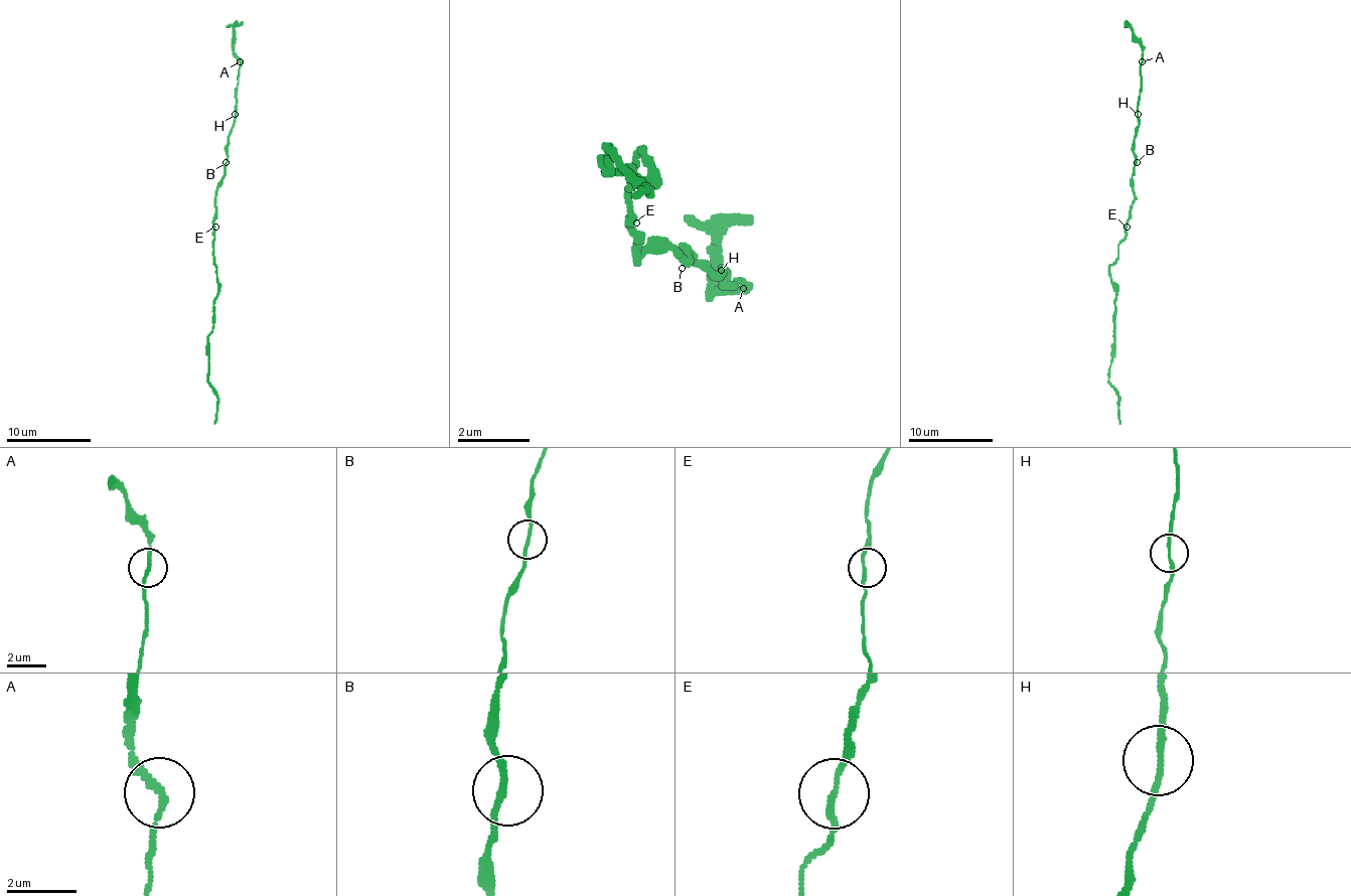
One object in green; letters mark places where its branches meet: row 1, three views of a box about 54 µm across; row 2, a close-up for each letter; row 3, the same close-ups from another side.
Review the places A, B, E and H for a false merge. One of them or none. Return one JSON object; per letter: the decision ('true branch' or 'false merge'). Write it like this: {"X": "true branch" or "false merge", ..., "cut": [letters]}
{"A": "false merge", "B": "true branch", "E": "true branch", "H": "true branch", "cut": ["A"]}

